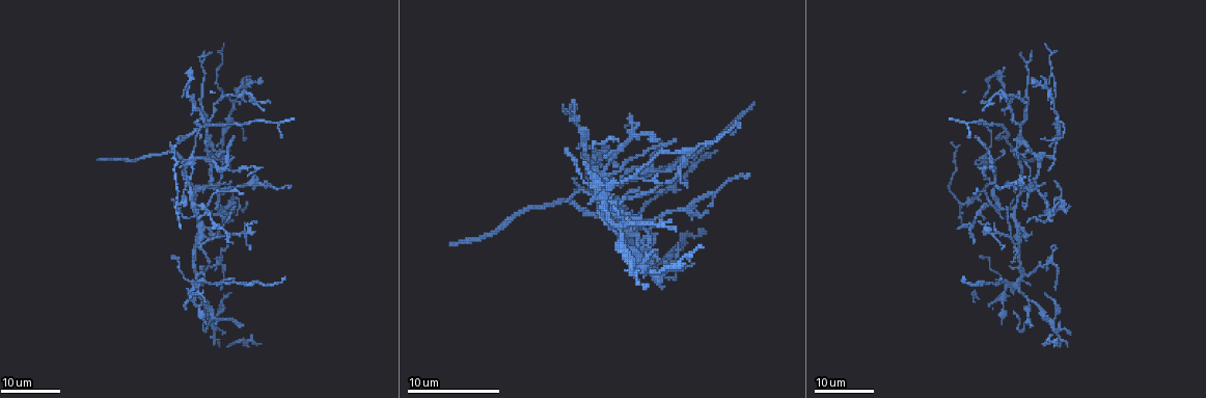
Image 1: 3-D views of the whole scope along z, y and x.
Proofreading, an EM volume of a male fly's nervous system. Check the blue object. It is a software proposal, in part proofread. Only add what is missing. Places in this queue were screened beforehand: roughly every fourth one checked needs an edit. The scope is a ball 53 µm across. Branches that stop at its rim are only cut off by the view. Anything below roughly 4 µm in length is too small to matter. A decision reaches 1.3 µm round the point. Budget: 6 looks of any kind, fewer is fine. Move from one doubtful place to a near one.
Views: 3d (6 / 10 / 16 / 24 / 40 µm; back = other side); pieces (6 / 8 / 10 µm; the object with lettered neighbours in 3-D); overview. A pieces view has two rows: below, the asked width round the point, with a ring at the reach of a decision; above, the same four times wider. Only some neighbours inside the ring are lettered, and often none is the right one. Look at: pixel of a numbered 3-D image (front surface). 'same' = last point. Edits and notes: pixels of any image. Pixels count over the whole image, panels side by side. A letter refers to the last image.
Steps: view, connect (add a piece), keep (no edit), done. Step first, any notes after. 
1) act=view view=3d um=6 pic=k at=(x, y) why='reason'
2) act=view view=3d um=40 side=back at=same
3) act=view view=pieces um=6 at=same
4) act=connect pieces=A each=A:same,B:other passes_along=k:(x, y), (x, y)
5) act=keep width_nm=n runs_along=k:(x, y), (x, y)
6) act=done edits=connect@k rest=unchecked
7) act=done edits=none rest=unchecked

act=view view=3d um=16 pic=1 at=(632, 115) why='an open end'

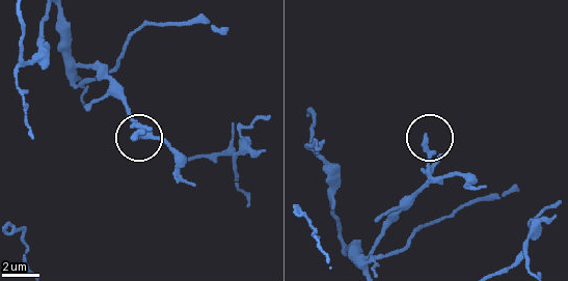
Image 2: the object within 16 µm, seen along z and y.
act=view view=pieces um=10 pic=2 at=(423, 139) why='what lies round it'

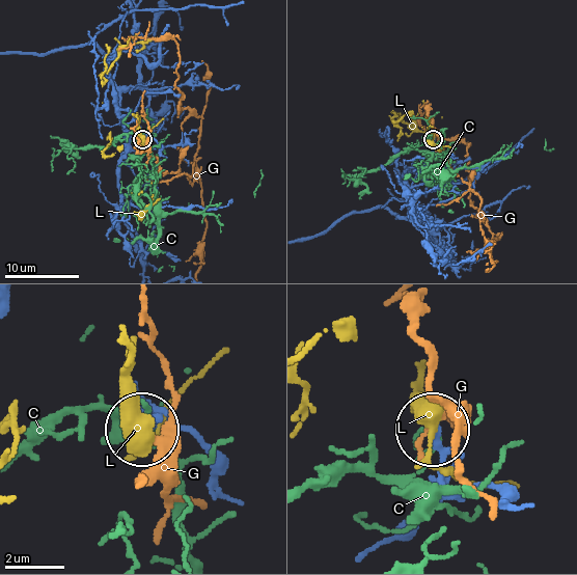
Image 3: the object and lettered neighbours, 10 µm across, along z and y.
act=keep width_nm=210 each=C:other,G:other,L:other found='no lettered piece goes on from it'

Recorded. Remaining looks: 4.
act=view view=3d um=16 pic=1 at=(976, 138) why='free end'

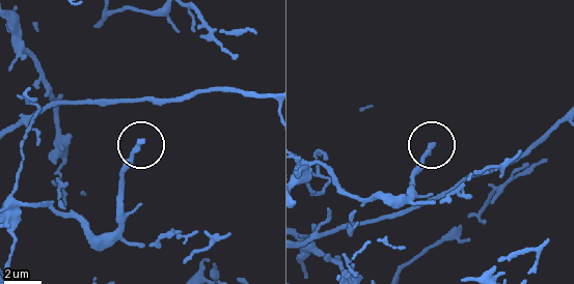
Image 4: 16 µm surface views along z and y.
act=view view=pieces um=10 pic=4 at=(430, 145)

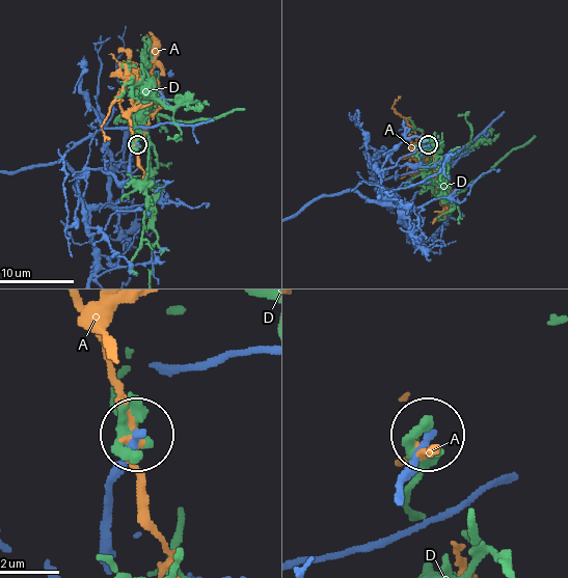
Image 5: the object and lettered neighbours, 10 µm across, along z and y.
act=keep each=A:other,D:other runs_along=5:(106, 516), (110, 471), (133, 437) found='none of them fits'

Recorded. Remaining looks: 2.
act=view view=3d um=16 pic=1 at=(639, 218) why='branch stops here'

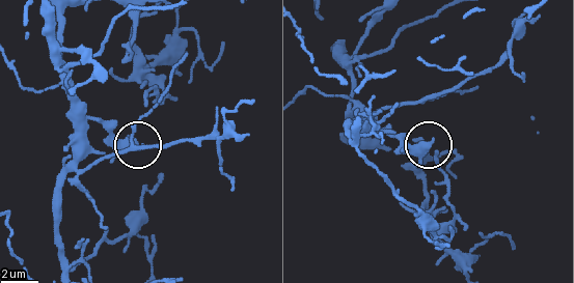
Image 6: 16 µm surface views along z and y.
act=view view=pieces um=6 pic=6 at=(427, 146)

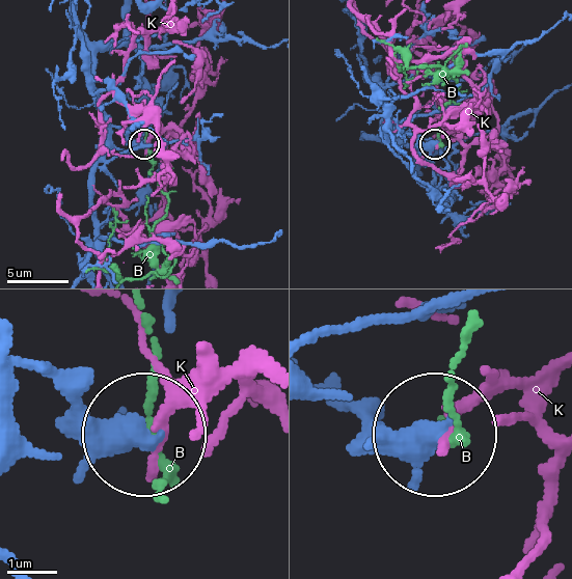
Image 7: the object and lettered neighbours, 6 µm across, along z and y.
act=keep each=B:other,K:other found='no lettered piece goes on from it'

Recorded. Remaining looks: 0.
act=done edits=none rest=unchecked

